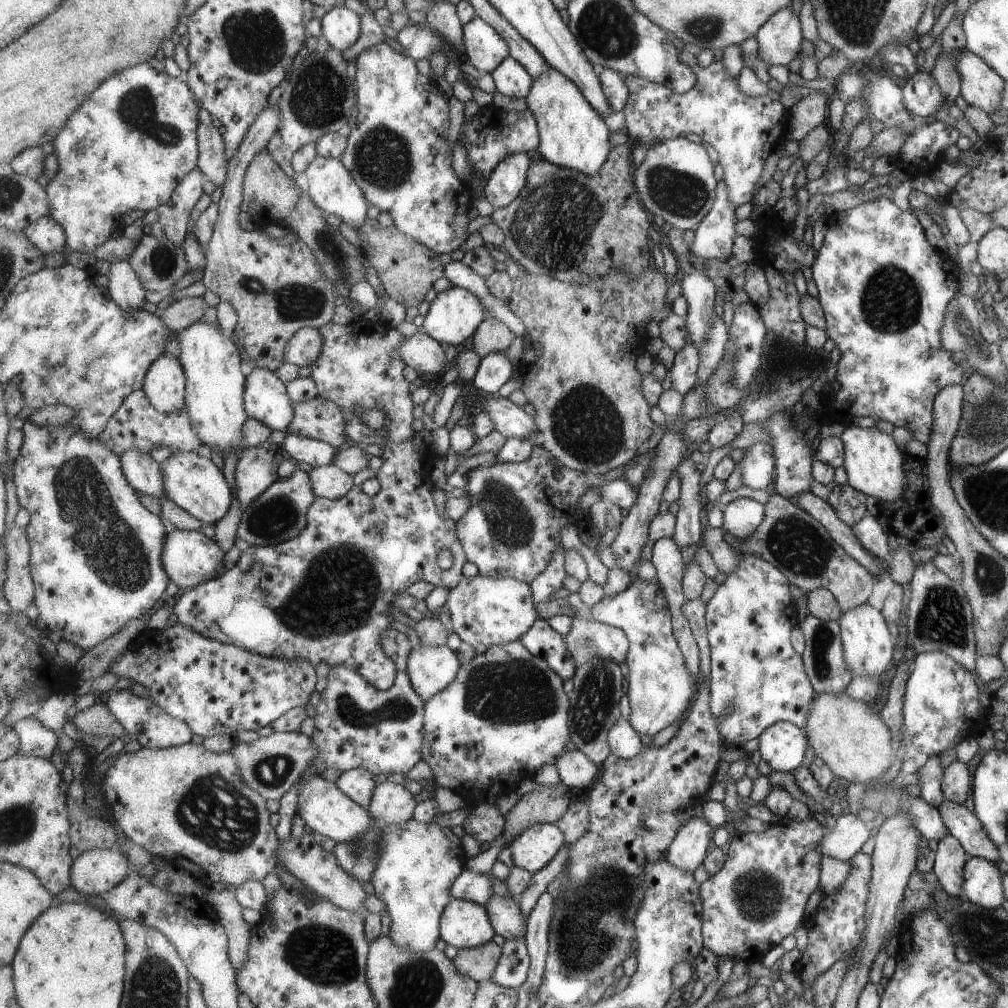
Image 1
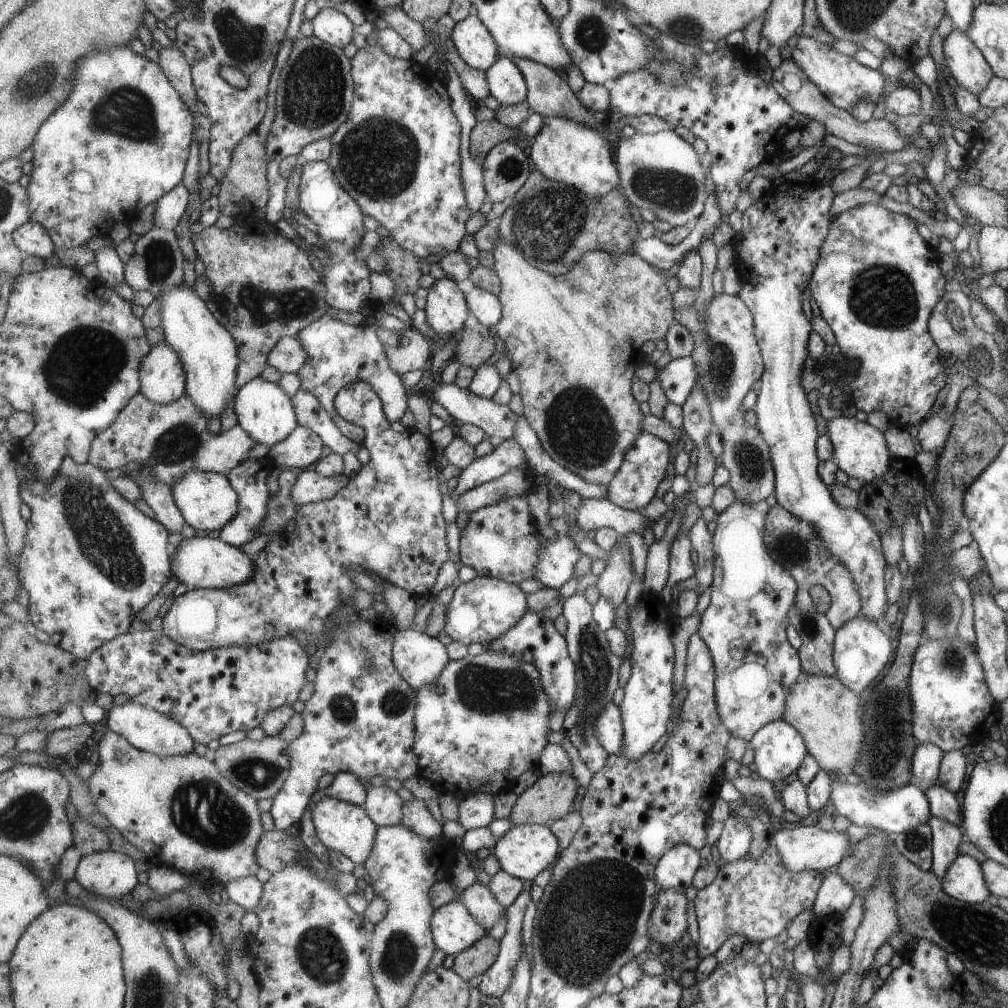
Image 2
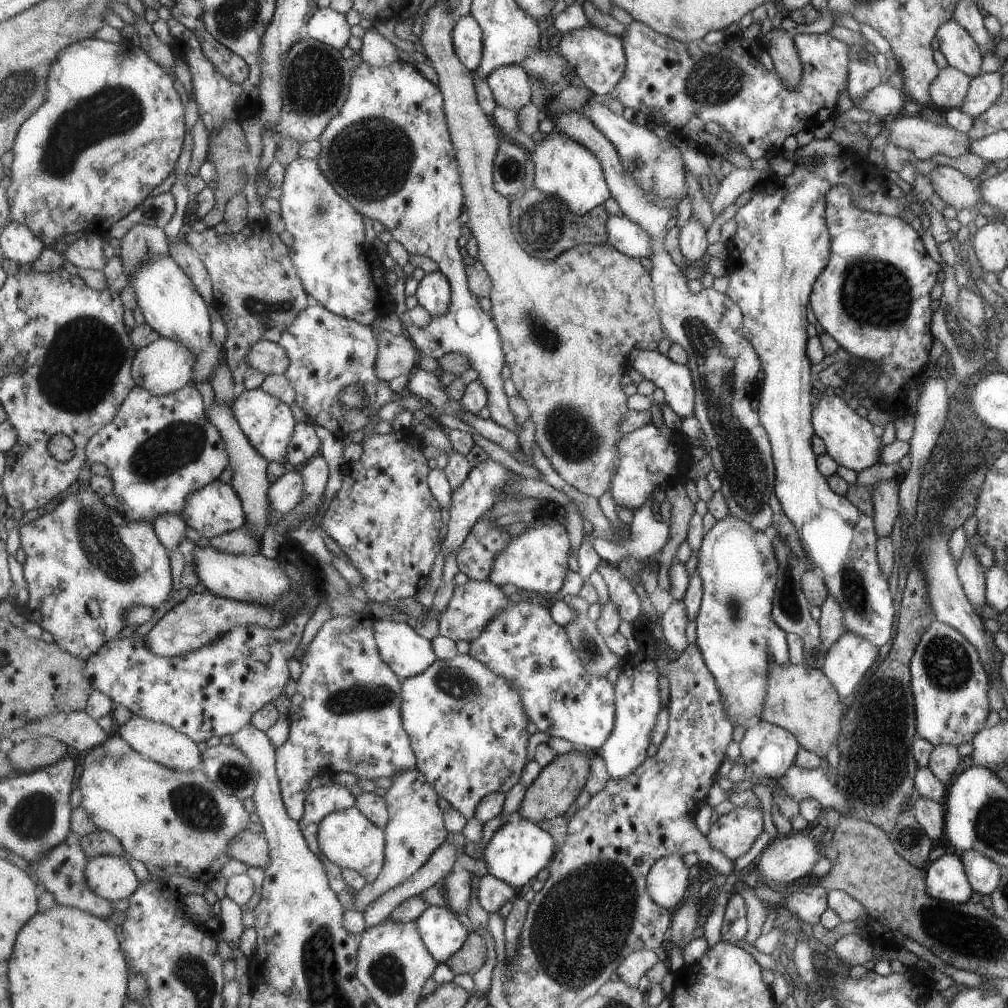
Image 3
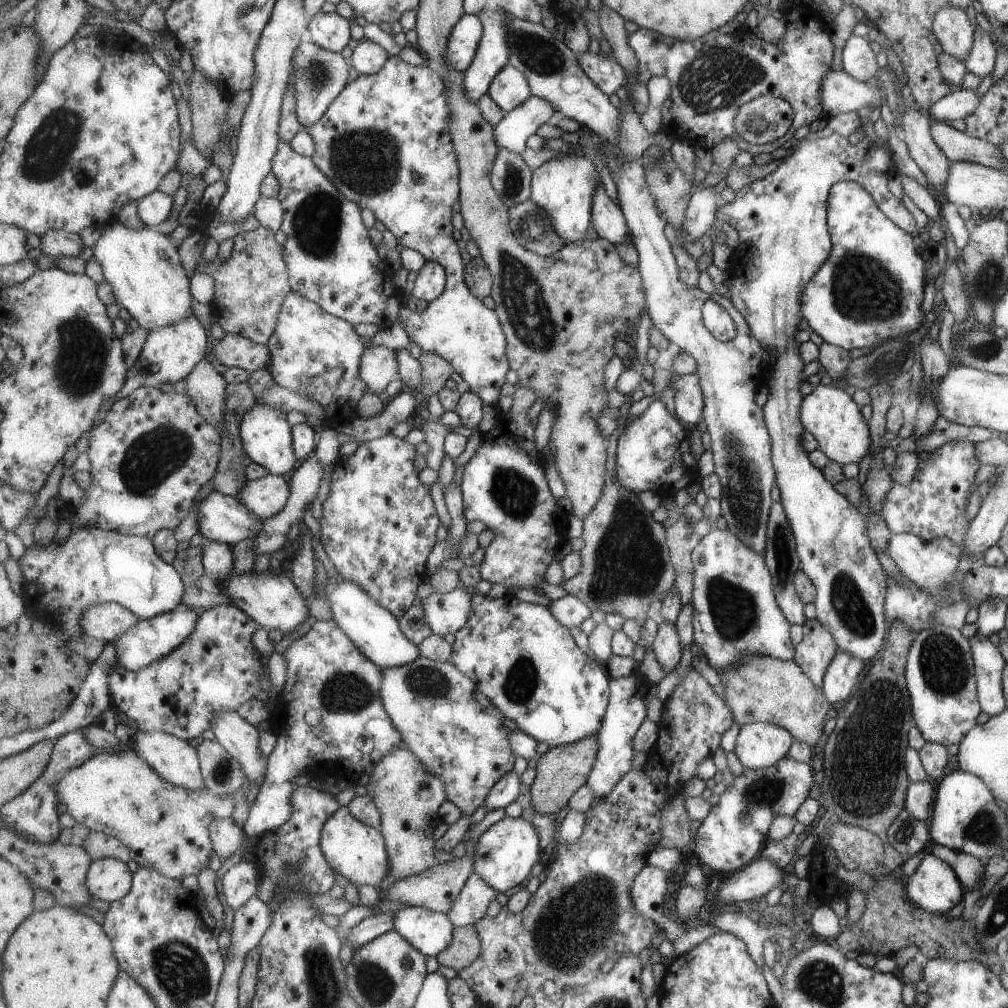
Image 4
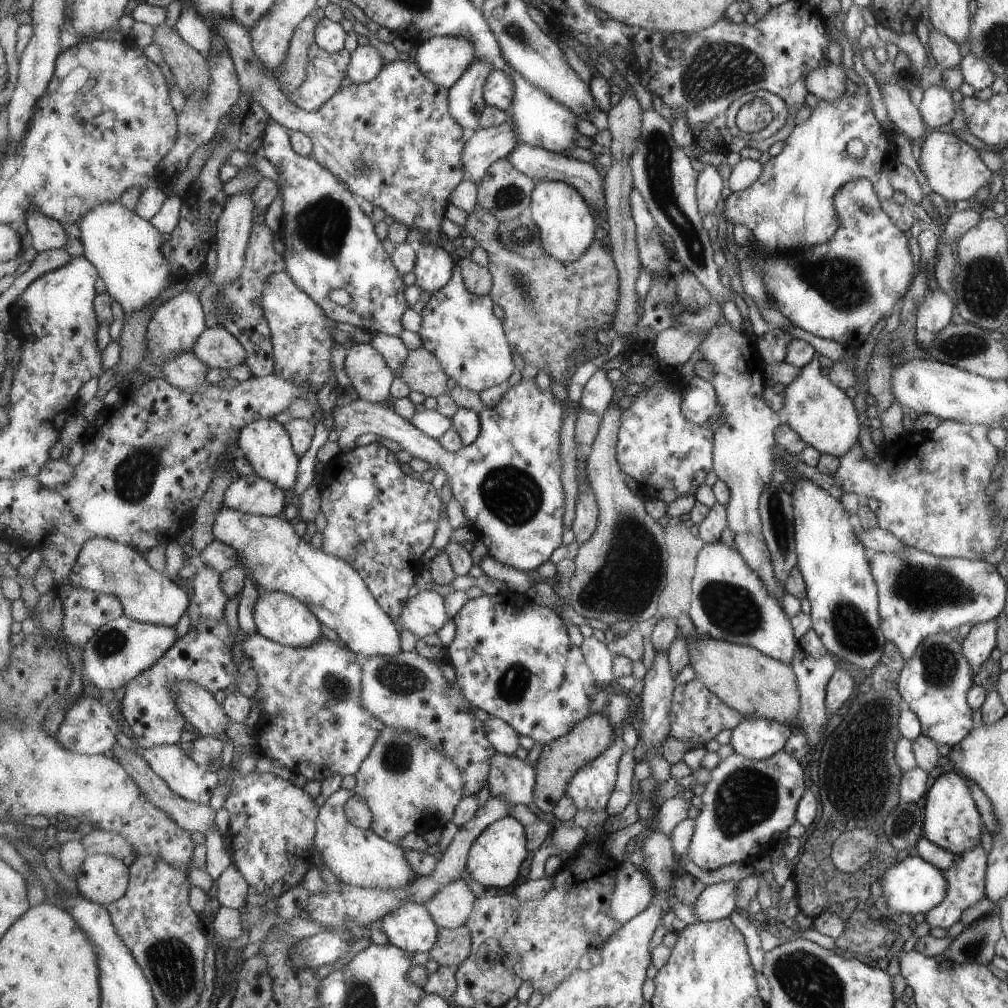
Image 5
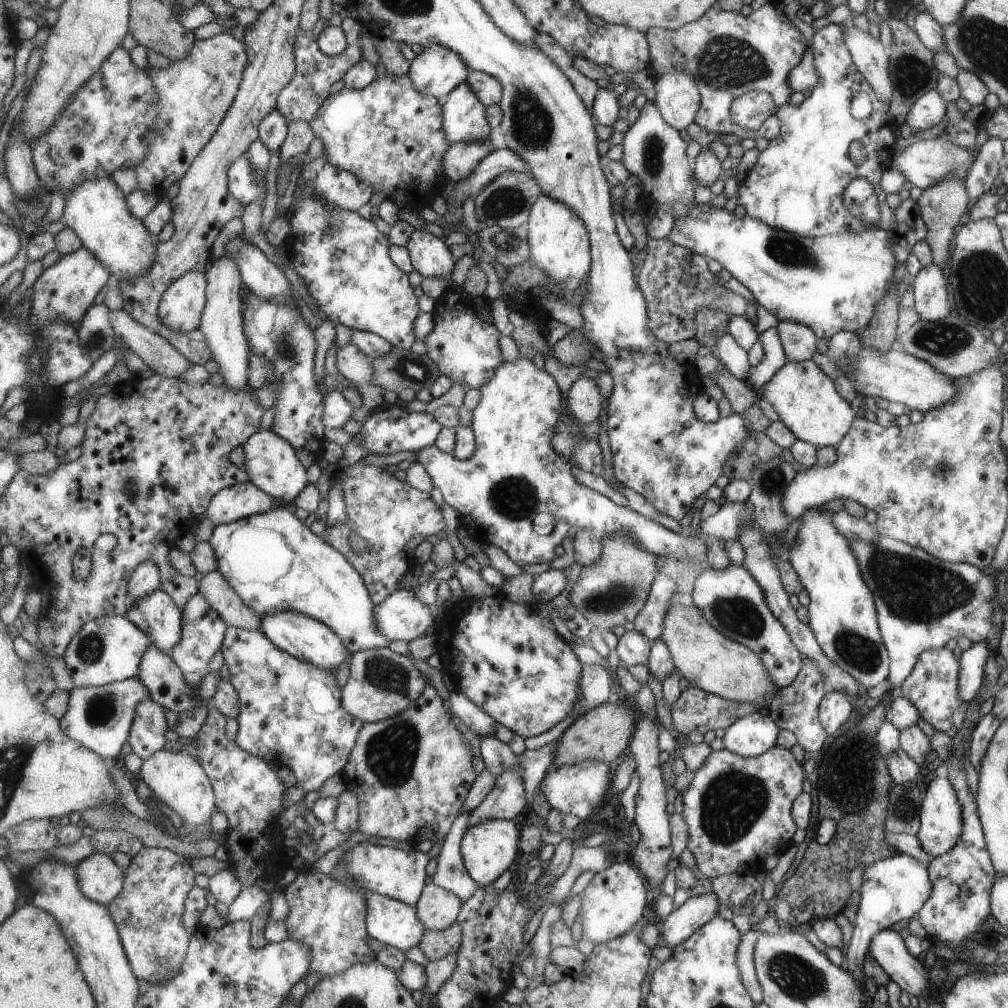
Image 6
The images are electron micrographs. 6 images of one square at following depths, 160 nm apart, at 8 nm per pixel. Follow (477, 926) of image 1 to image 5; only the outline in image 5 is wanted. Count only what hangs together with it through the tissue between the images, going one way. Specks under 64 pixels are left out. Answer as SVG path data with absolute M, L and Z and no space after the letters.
M407 903L386 914L382 927L391 944L410 953L430 952L438 943L440 926L425 905Z

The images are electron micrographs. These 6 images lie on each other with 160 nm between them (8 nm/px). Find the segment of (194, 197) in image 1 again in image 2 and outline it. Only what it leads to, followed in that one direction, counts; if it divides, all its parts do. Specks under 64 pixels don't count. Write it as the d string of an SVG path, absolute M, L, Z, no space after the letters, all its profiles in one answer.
M180 184L173 191L168 192L162 199L155 202L153 212L154 227L168 231L175 230L179 220L183 218L191 200L190 190L185 184Z

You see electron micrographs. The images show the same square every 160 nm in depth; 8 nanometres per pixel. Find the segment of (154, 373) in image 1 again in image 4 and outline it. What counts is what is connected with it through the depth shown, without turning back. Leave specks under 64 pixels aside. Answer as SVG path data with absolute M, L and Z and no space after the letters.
M194 315L183 319L181 323L150 331L147 344L144 346L139 360L130 368L126 386L119 395L123 398L139 387L157 387L165 382L180 387L207 356L209 340L207 330Z

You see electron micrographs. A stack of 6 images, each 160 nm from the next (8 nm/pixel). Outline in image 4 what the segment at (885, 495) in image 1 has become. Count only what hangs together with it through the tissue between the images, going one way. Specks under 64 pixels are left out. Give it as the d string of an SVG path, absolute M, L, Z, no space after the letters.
M816 385L808 388L800 405L800 421L805 432L813 435L817 441L818 449L841 466L847 462L859 462L869 448L868 422L859 414L859 406L845 391L837 390L837 385Z

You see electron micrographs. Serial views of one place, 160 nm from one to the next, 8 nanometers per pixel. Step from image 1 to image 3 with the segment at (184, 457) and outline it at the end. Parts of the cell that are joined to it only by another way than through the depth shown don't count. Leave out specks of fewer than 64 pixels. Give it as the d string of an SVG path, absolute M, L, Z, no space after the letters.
M219 480L189 496L183 518L189 527L209 540L241 530L247 523L241 498L230 484Z

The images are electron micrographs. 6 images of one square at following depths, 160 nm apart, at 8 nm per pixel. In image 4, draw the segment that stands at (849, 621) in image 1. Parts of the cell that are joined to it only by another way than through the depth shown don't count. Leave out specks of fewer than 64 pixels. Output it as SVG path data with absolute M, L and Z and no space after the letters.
M839 650L831 659L825 674L822 676L820 687L824 697L834 702L841 702L849 696L853 684L857 682L857 676L863 668L863 662L857 657L851 656L851 653Z

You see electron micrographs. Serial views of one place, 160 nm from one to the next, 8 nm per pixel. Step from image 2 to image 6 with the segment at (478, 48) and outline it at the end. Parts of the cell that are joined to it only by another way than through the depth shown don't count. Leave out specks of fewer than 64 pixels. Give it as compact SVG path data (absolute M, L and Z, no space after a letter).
M433 45L412 60L410 77L415 88L439 99L446 99L462 82L468 80L471 69L463 57L443 45Z

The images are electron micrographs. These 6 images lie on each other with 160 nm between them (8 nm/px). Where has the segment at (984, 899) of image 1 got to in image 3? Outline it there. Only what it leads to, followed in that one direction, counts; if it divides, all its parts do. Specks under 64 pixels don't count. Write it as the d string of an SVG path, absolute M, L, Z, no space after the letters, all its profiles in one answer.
M957 854L940 856L924 868L926 893L935 900L949 904L963 904L969 901L973 892L963 872L962 860Z

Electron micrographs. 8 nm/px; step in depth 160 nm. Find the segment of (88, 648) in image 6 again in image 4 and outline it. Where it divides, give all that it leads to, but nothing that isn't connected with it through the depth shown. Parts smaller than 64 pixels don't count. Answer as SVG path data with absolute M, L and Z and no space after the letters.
M177 608L171 612L154 616L150 619L141 619L133 625L125 634L116 638L117 656L119 663L126 669L136 671L149 666L155 660L170 655L176 648L179 648L193 634L198 626L198 620L202 614L190 608Z

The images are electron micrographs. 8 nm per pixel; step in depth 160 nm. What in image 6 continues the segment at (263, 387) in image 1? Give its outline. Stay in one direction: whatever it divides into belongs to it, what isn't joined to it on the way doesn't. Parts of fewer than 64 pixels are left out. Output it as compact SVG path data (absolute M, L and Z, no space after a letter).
M259 430L255 432L244 444L245 466L251 482L262 488L263 491L271 493L277 500L294 502L301 492L310 484L307 480L307 470L299 459L295 448L278 434L269 430Z

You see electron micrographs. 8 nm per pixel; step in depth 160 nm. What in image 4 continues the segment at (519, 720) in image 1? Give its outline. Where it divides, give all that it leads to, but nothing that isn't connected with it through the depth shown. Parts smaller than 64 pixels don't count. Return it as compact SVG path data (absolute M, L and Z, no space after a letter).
M421 654L414 663L409 663L402 667L393 667L392 669L383 669L382 697L394 725L402 734L404 744L423 761L428 771L431 771L434 775L440 776L443 779L448 792L447 798L461 810L461 815L473 816L475 812L477 812L477 809L486 803L486 798L490 795L495 784L513 770L517 755L510 741L511 729L506 725L507 718L504 712L478 687L478 684L474 680L471 680L471 677L467 676L453 661L439 662L428 659Z

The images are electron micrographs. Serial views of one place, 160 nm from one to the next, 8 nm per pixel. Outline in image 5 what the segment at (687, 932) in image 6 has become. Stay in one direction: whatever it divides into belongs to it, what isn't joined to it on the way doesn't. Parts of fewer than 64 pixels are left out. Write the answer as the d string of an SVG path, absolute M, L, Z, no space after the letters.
M720 881L704 885L694 902L693 912L699 920L716 921L724 919L735 912L735 886L734 881Z

